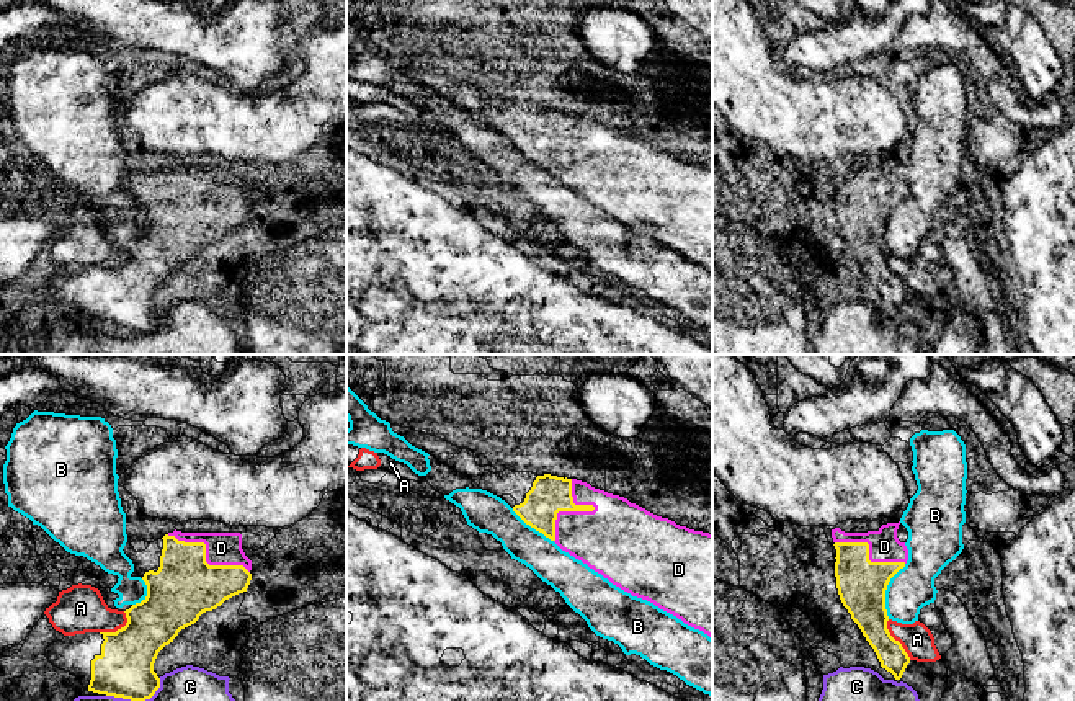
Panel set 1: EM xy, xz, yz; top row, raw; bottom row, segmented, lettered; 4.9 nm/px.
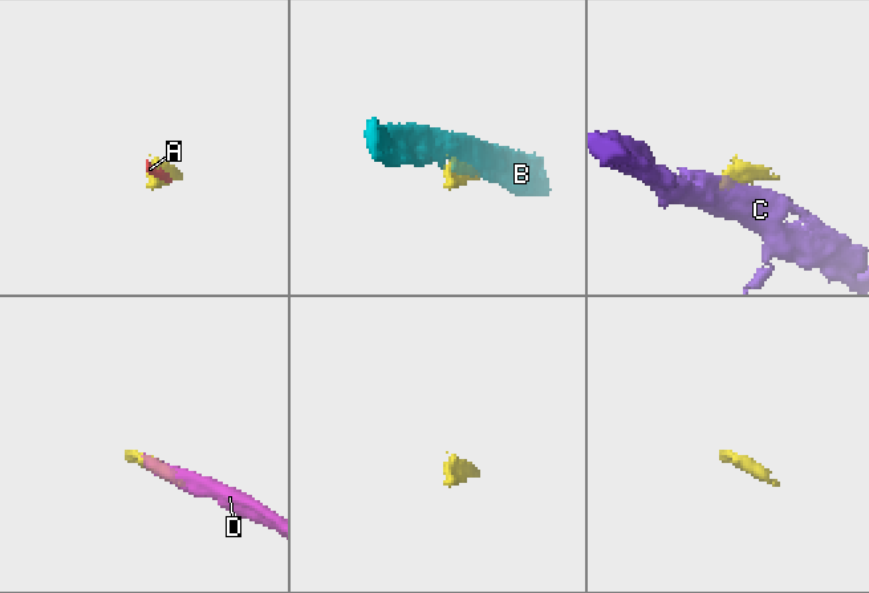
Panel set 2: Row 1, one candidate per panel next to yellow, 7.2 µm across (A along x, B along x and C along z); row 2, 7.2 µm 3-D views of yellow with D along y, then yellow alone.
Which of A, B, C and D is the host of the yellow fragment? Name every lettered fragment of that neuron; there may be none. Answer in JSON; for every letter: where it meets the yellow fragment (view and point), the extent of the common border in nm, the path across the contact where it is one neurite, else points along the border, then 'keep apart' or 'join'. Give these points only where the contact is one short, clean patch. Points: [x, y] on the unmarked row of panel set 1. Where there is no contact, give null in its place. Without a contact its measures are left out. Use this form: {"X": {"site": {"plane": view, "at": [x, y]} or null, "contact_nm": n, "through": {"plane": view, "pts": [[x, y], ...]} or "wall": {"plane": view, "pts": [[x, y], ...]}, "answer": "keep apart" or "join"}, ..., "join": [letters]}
{"A": {"site": {"plane": "yz", "at": [894, 273]}, "contact_nm": 240, "answer": "keep apart"}, "B": {"site": {"plane": "yz", "at": [884, 226]}, "contact_nm": 280, "answer": "keep apart"}, "C": {"site": {"plane": "xy", "at": [138, 334]}, "contact_nm": 280, "answer": "keep apart"}, "D": {"site": {"plane": "xz", "at": [584, 144]}, "contact_nm": 320, "answer": "join"}, "join": ["D"]}

